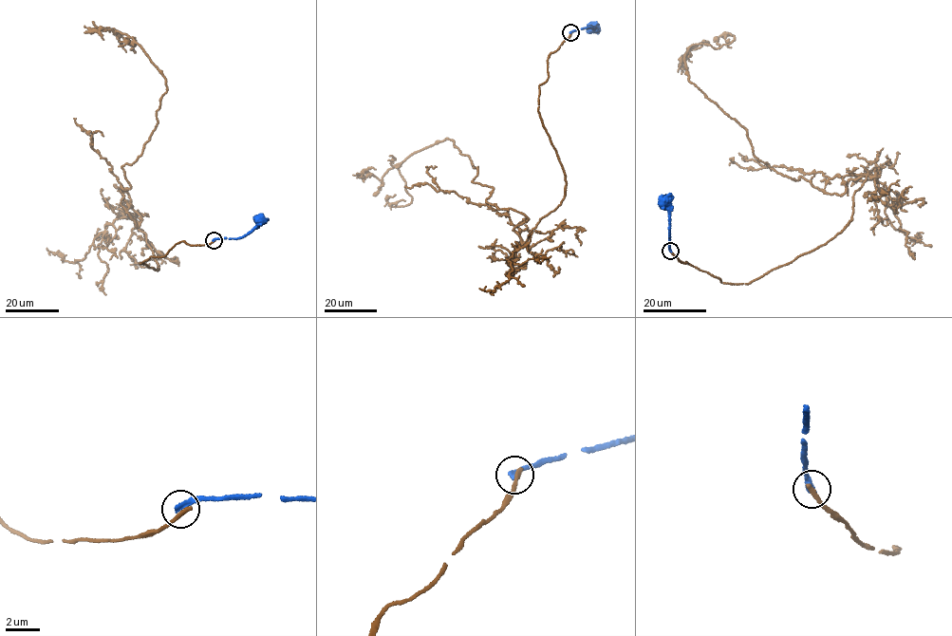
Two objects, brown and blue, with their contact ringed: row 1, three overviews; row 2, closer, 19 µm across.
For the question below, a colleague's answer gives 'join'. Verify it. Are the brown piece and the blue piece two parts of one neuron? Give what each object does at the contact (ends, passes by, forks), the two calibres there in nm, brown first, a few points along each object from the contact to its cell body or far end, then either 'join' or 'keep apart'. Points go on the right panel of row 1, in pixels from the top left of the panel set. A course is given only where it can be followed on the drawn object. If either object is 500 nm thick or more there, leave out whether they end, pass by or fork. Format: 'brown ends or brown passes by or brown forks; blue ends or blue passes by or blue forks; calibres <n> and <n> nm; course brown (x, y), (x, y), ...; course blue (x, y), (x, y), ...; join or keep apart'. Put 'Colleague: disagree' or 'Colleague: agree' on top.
Colleague: disagree
brown ends; blue ends; calibres 300 and 320 nm; course brown (670, 252), (749, 284), (842, 232), (866, 177), (822, 191), (756, 158), (689, 81), (688, 47), (719, 48); course blue (670, 251), (669, 203), (666, 200); keep apart

